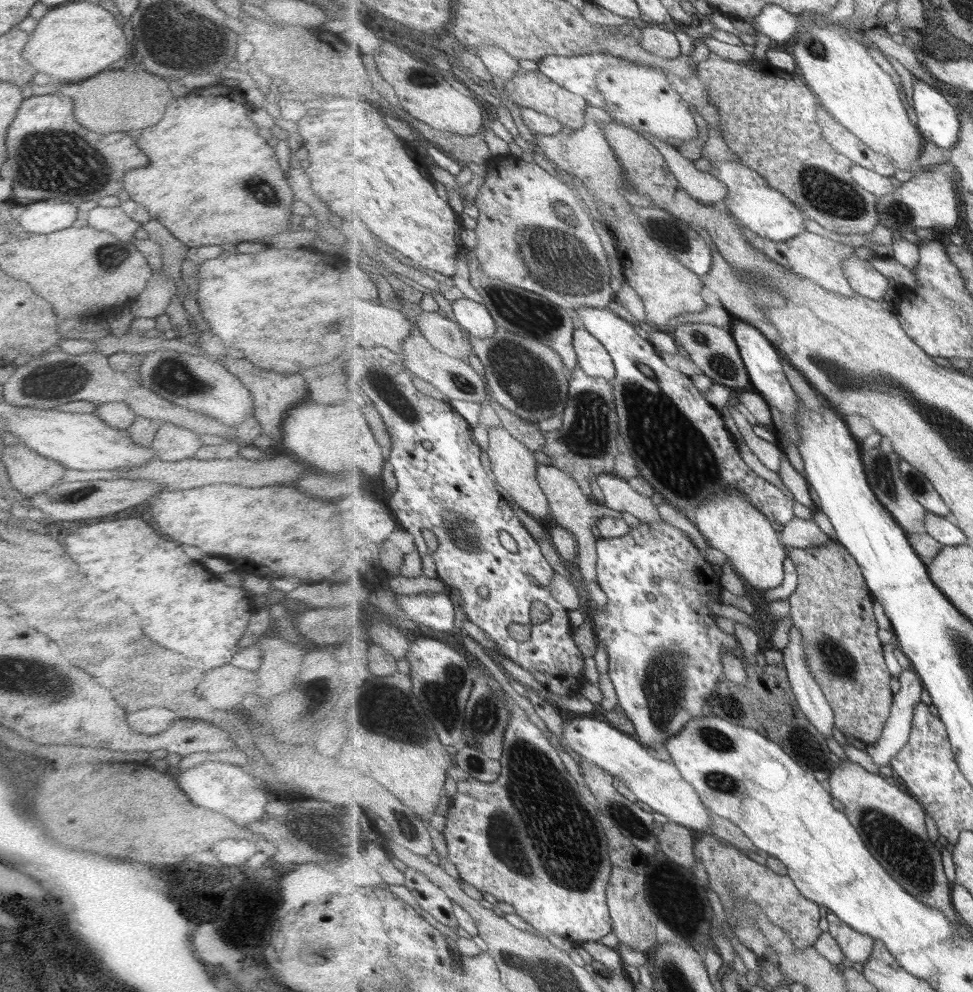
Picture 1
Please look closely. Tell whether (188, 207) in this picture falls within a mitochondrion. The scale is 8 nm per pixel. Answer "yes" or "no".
no

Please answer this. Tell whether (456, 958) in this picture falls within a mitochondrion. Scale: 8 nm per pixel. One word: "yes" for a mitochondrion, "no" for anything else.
no

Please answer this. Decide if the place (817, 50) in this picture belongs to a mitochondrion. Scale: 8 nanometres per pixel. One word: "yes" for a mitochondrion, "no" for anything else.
yes

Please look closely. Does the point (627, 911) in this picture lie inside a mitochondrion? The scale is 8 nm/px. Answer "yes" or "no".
no

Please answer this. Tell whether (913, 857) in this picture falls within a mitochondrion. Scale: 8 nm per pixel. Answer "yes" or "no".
yes

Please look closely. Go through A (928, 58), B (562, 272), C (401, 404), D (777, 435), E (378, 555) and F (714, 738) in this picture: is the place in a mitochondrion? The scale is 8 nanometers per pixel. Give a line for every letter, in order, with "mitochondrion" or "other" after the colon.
A: other
B: mitochondrion
C: mitochondrion
D: other
E: other
F: mitochondrion

